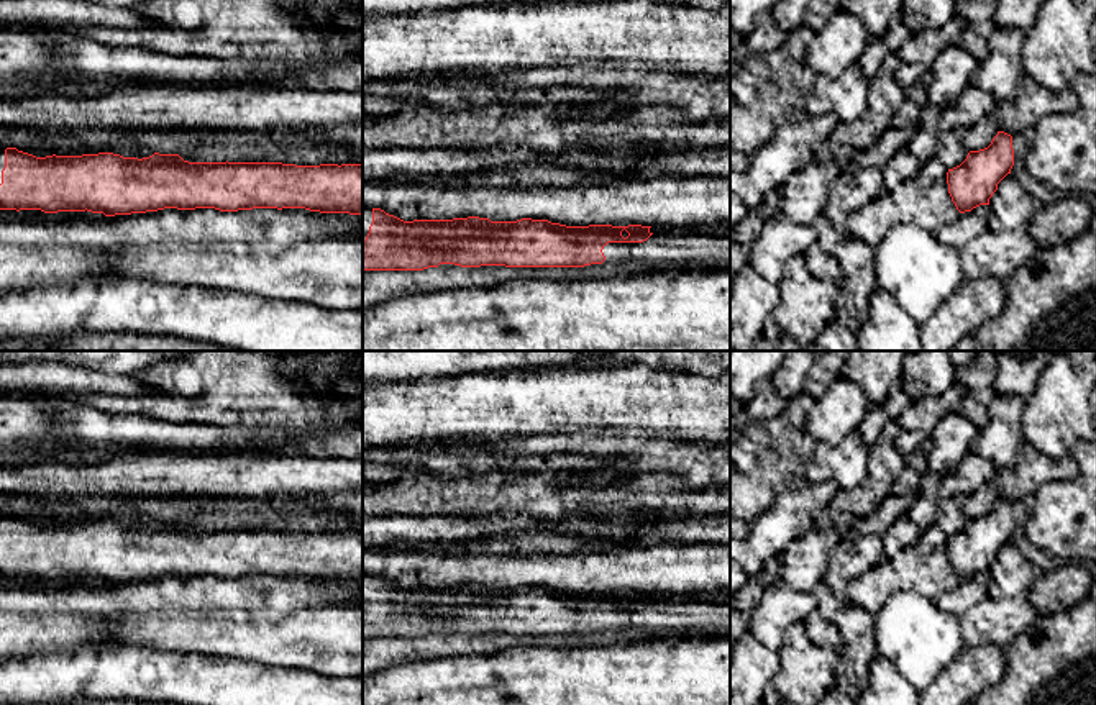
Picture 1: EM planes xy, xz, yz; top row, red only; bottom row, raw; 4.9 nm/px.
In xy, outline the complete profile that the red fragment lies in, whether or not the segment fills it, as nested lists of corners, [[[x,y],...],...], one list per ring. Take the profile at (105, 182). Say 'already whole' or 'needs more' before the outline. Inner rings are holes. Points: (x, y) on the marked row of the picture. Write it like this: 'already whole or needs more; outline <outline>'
needs more; outline [[[0,148],[0,210],[92,212],[105,216],[164,208],[305,208],[363,216],[363,164],[189,162],[179,154],[123,157],[113,152],[46,156]]]

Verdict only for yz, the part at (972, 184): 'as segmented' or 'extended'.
as segmented

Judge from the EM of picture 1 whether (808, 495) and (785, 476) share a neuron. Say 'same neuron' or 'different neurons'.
different neurons

